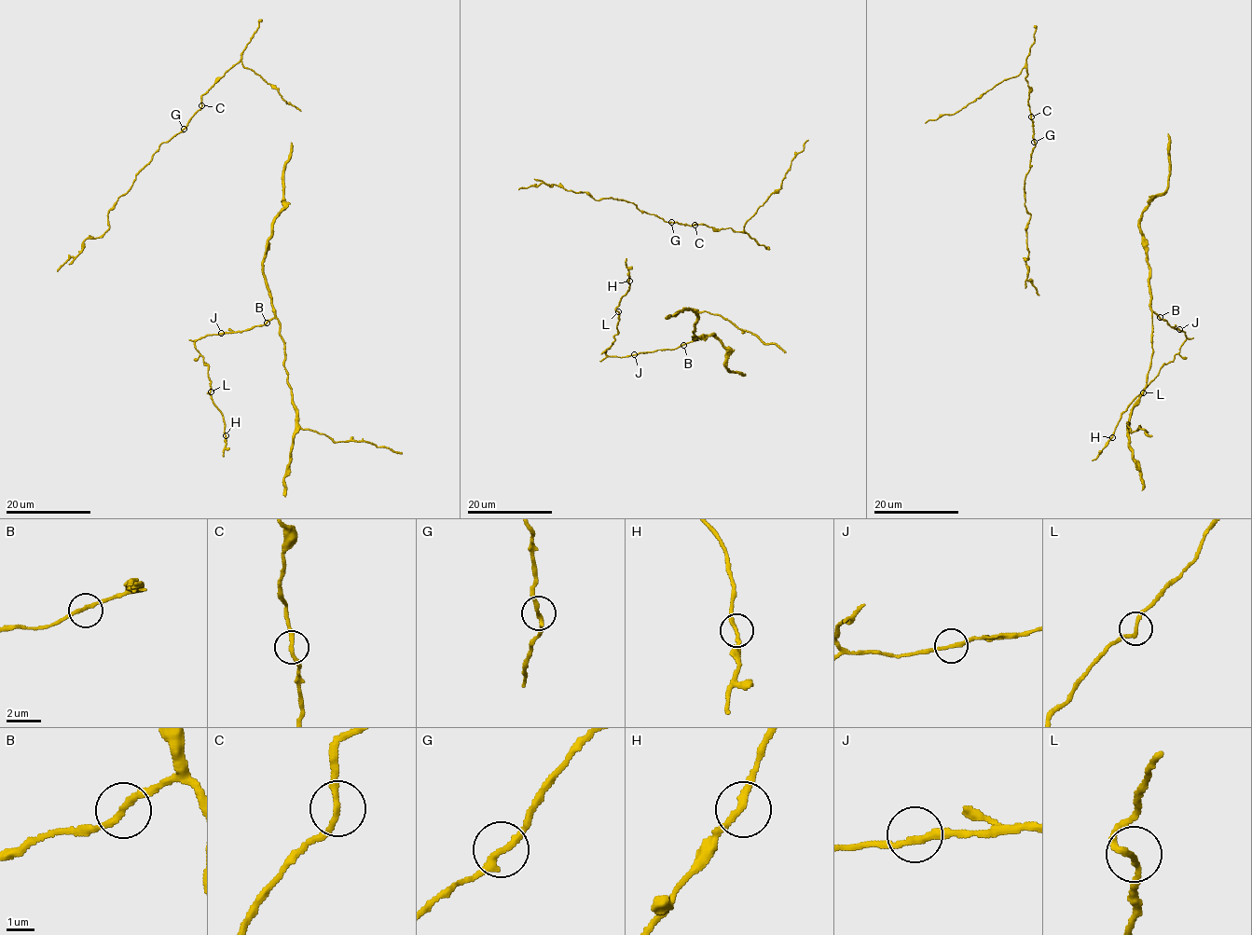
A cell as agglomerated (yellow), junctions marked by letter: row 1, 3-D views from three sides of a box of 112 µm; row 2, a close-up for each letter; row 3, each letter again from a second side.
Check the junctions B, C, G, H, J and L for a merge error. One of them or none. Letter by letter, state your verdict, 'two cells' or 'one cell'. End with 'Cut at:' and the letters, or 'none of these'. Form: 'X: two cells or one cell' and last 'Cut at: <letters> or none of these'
B: one cell
C: one cell
G: two cells
H: one cell
J: one cell
L: one cell
Cut at: G

